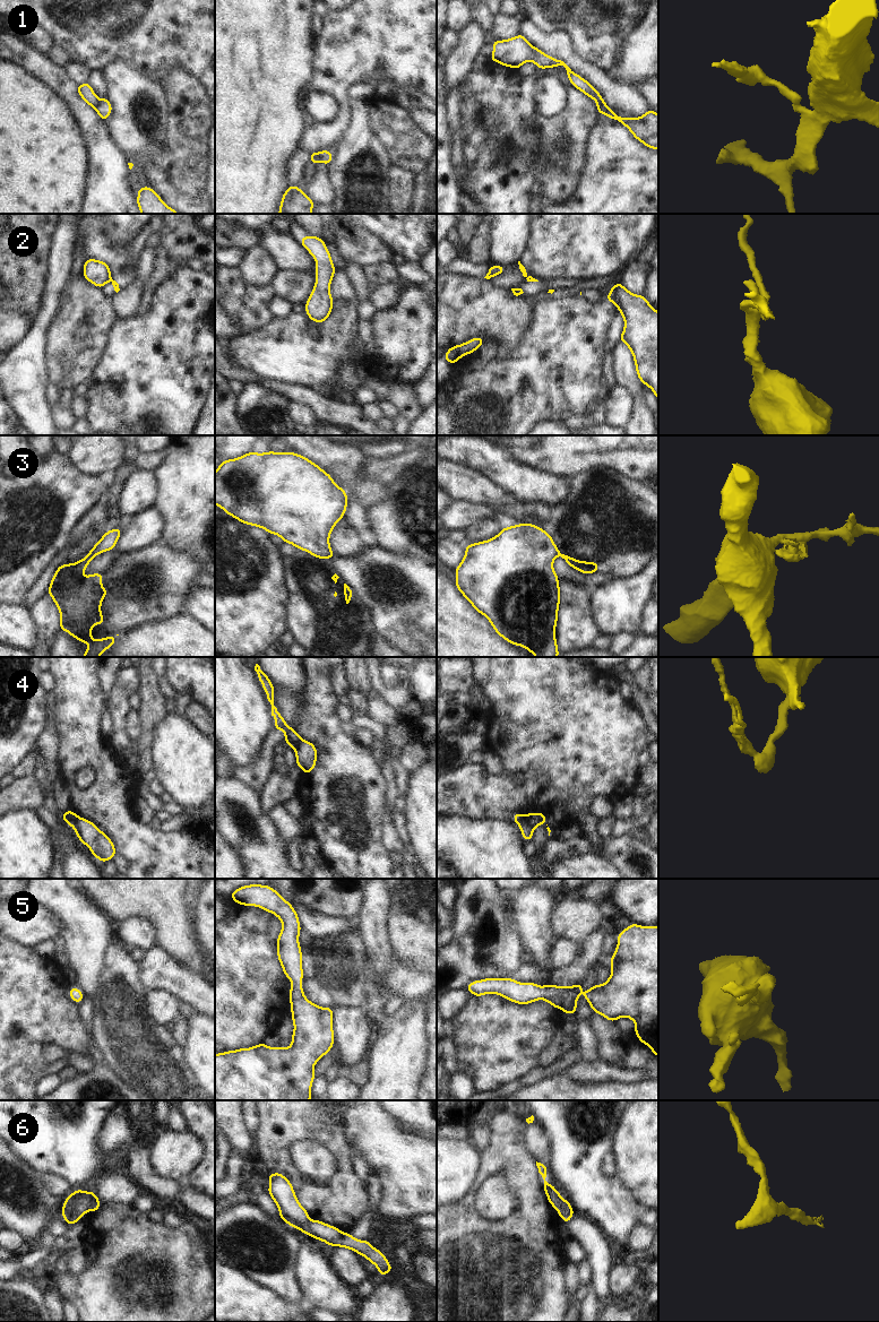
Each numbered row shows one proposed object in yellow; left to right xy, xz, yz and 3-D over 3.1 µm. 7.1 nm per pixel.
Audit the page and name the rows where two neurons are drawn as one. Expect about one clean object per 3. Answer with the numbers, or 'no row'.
1, 2, 3, 4, 6

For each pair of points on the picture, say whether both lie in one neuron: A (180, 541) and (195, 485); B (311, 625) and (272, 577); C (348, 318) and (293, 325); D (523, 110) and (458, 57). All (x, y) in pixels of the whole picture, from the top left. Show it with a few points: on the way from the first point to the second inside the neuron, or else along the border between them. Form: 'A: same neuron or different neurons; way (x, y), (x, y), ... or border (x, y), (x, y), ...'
A: same neuron; way (188, 527), (195, 520), (195, 499)
B: different neurons; border (283, 570), (283, 584), (286, 592), (285, 622)
C: same neuron; way (335, 331), (324, 343), (311, 343), (307, 338)
D: different neurons; border (471, 69), (463, 85)

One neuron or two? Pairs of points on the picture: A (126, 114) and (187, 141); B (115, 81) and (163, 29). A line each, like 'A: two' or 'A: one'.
A: two
B: two

